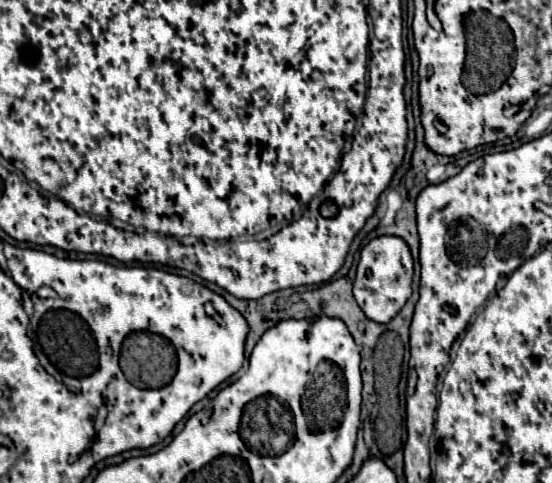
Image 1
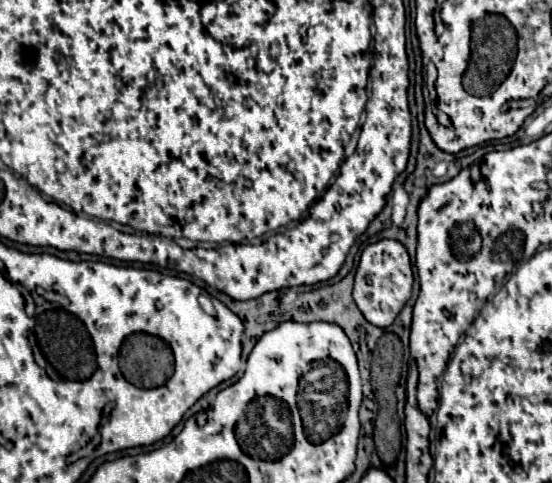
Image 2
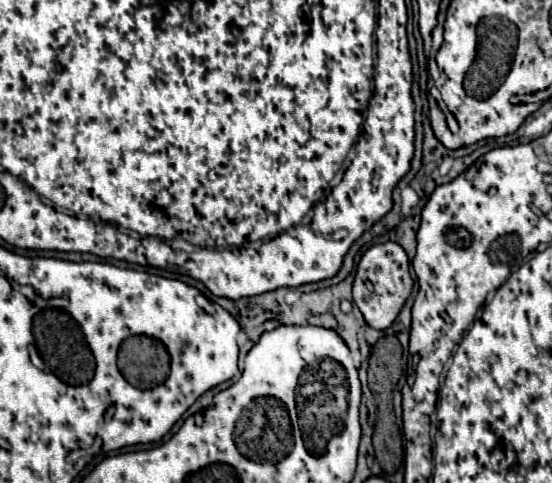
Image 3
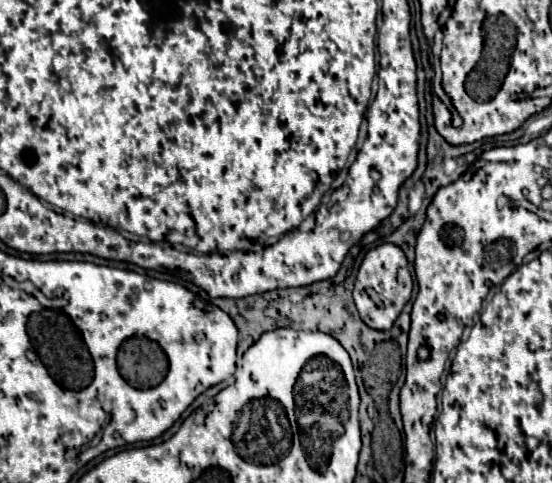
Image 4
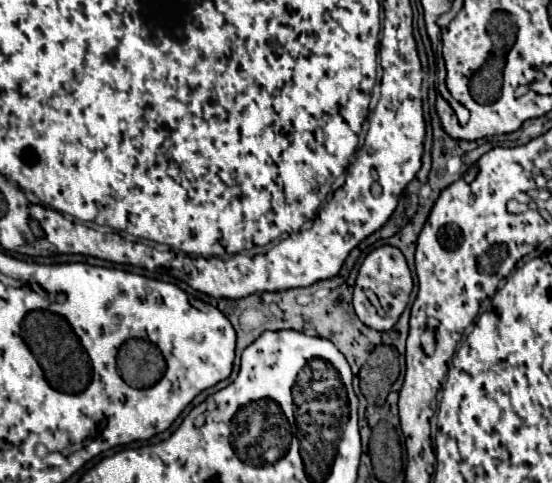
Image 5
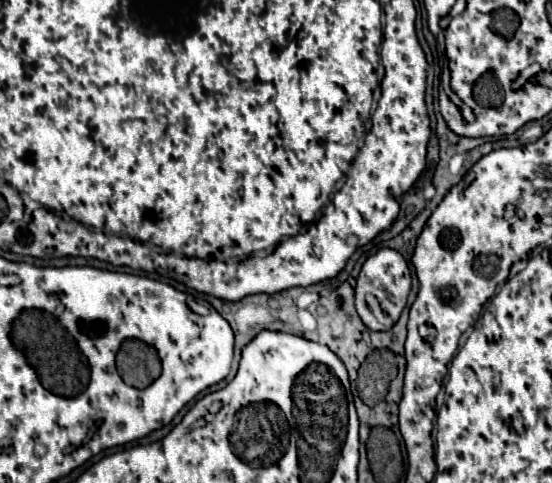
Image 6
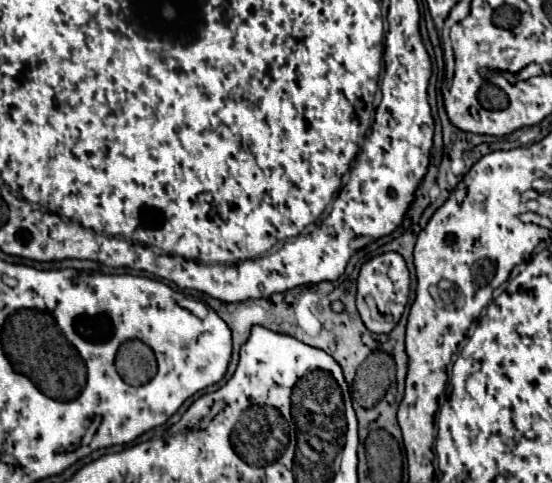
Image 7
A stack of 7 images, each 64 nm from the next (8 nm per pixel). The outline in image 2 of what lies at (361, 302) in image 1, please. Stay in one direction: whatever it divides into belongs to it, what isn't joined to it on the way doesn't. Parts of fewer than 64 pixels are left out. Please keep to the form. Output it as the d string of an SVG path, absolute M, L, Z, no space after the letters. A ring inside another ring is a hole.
M380 240L376 244L370 244L360 256L354 280L354 300L370 324L388 328L410 298L412 282L412 264L406 248L398 240Z

